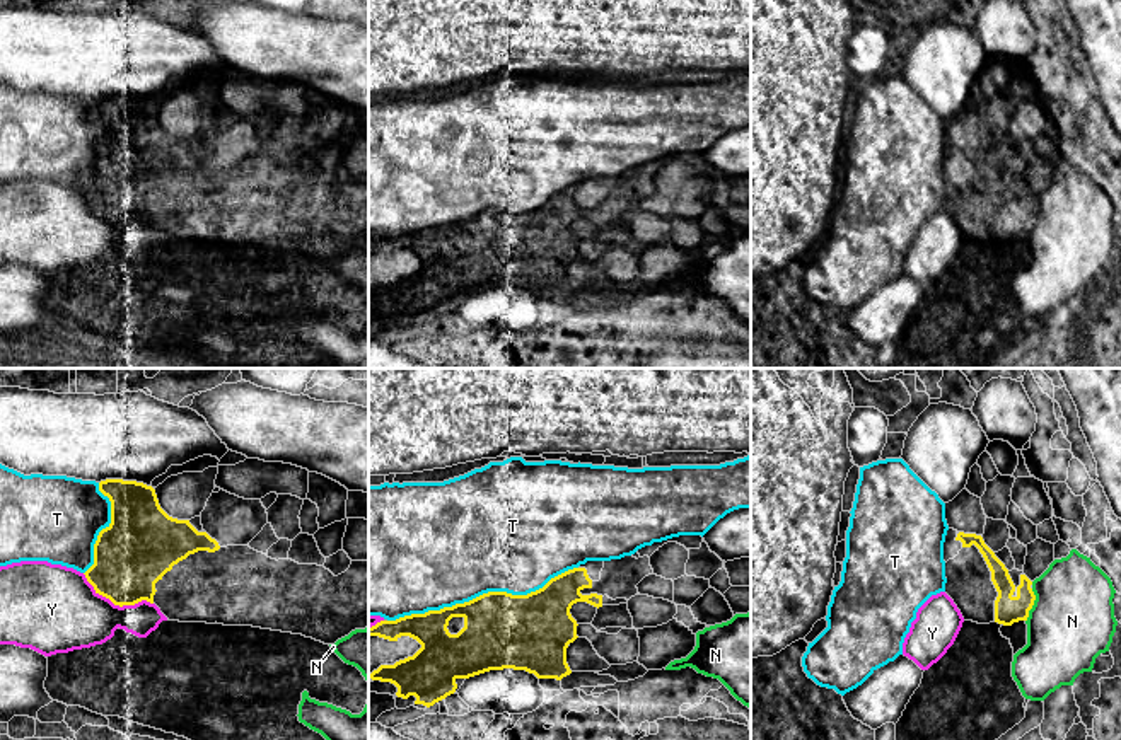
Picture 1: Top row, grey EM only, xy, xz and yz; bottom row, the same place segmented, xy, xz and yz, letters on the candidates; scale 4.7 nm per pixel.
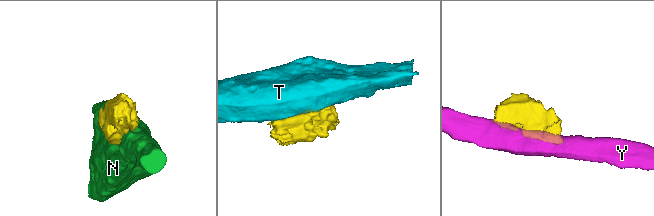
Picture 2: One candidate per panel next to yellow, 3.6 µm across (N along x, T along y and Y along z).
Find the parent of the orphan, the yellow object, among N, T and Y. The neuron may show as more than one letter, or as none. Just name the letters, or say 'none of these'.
none of these

